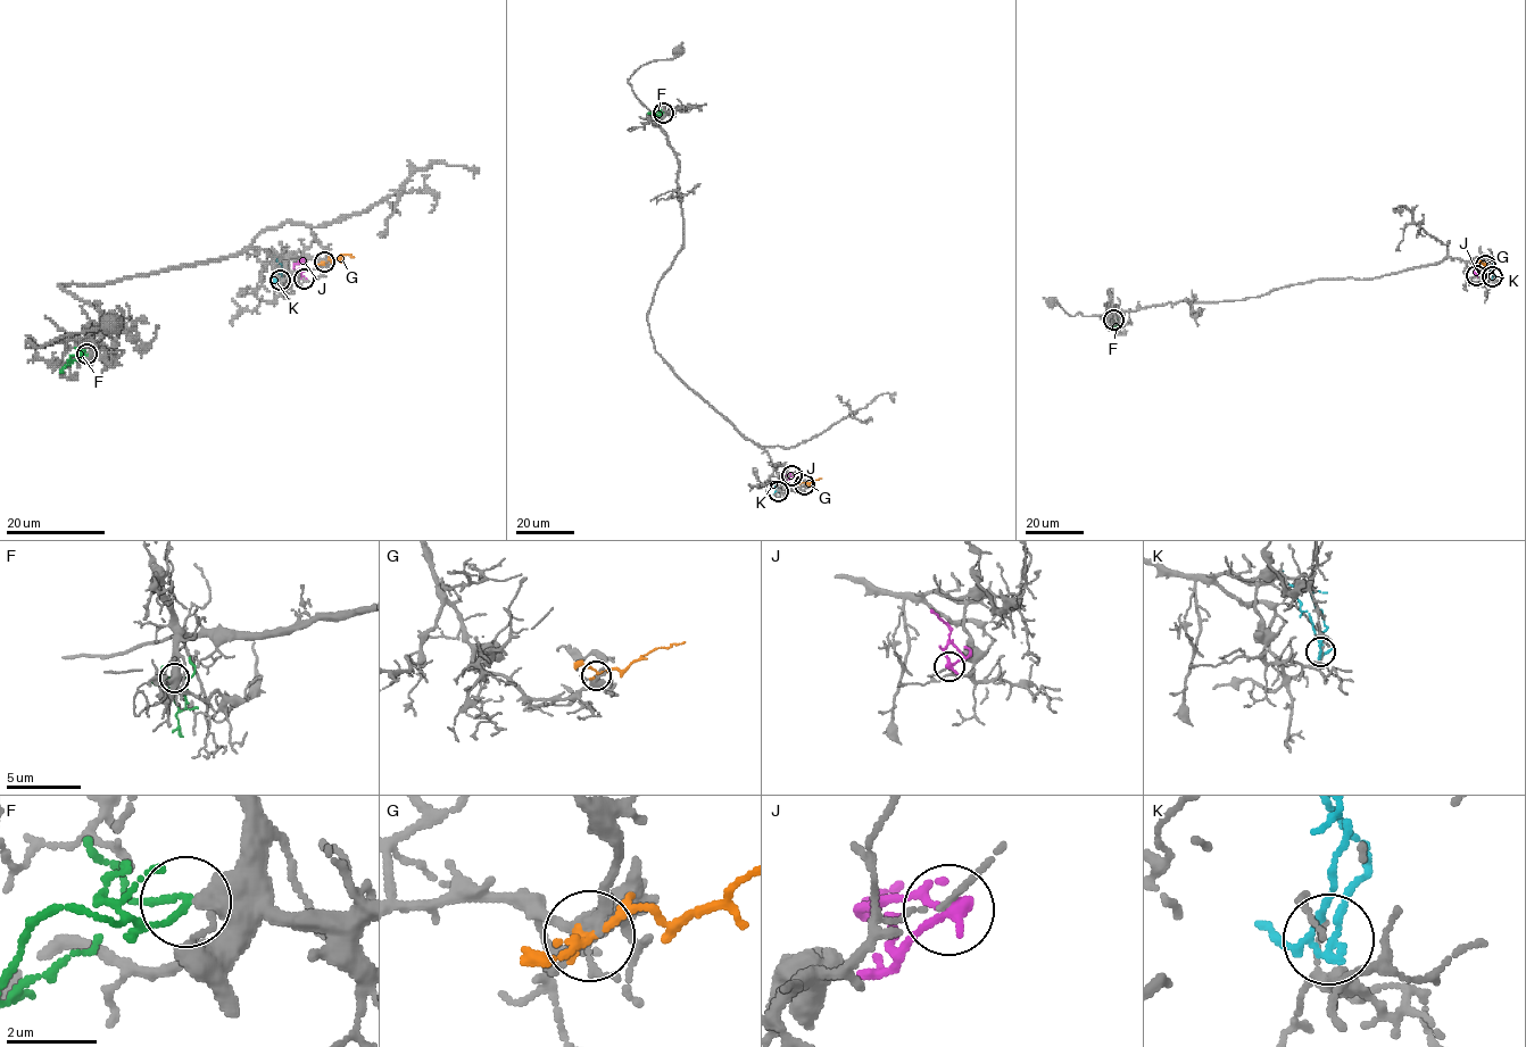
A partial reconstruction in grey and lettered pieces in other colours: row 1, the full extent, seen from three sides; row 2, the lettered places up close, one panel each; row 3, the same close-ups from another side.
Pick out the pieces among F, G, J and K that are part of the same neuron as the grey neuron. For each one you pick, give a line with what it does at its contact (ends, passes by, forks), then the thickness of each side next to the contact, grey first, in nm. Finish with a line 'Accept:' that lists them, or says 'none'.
F: it passes by | 480/120 nm
Accept: F

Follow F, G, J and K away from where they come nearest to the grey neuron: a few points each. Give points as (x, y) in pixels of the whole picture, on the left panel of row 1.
F: (86, 354), (73, 355), (67, 363), (77, 357)
G: (324, 262), (342, 255), (354, 257)
J: (303, 280), (293, 267), (303, 259)
K: (280, 281), (282, 268), (272, 254)

